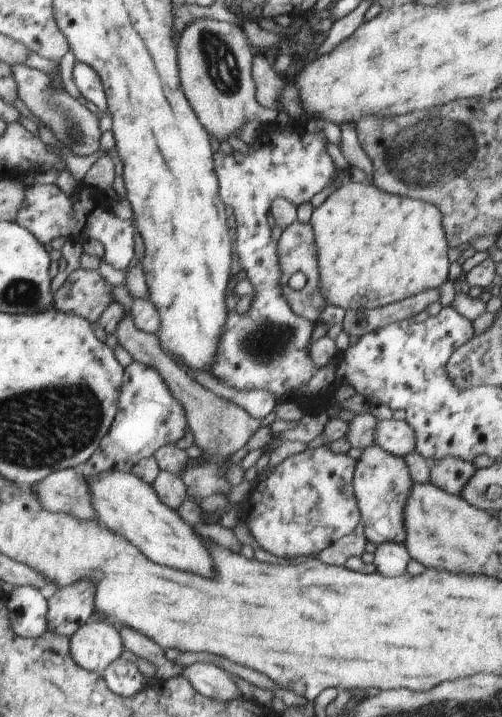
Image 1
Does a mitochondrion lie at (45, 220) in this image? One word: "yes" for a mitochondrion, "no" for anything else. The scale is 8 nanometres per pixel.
no

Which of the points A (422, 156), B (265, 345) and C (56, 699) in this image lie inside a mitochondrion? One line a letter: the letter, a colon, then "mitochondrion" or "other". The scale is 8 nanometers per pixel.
A: mitochondrion
B: mitochondrion
C: other

